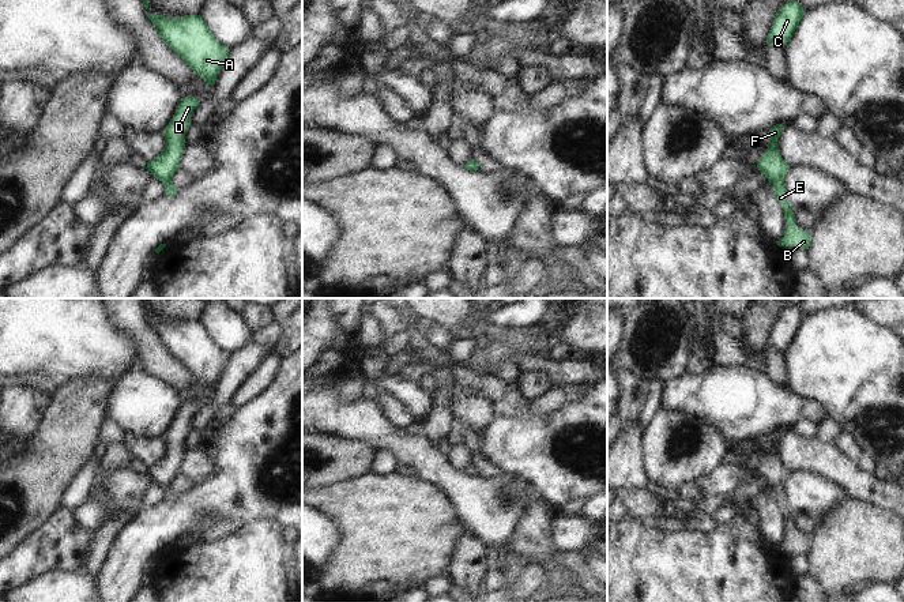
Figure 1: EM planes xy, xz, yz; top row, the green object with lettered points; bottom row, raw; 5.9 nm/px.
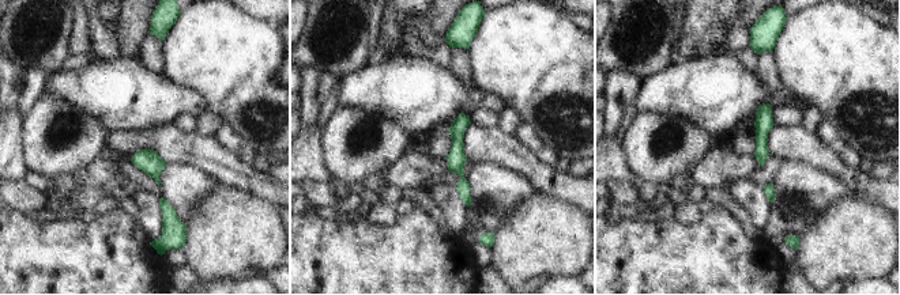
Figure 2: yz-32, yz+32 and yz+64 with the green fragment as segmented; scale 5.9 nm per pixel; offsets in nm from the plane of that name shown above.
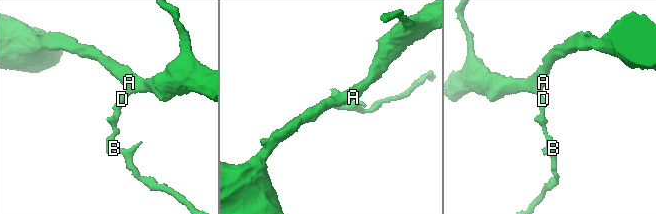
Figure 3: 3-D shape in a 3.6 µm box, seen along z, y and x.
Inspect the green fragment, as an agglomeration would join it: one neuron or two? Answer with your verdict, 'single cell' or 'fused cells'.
single cell

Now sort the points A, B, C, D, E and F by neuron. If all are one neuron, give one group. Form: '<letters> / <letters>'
A B C D E F

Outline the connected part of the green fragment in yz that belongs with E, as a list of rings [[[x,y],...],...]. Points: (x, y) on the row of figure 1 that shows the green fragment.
[[[776,124],[769,129],[768,135],[771,136],[771,146],[761,155],[760,161],[757,162],[757,168],[765,174],[768,181],[773,184],[773,192],[784,212],[784,237],[776,244],[786,248],[794,247],[799,249],[807,249],[811,244],[811,234],[796,226],[796,219],[787,199],[784,177],[790,166],[781,158],[777,147],[777,139],[780,138],[783,128],[783,124]]]

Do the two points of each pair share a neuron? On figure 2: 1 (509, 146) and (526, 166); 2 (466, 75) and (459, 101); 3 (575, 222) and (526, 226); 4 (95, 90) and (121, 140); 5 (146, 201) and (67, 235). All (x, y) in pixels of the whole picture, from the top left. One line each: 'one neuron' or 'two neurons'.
1: one neuron
2: two neurons
3: one neuron
4: two neurons
5: two neurons

